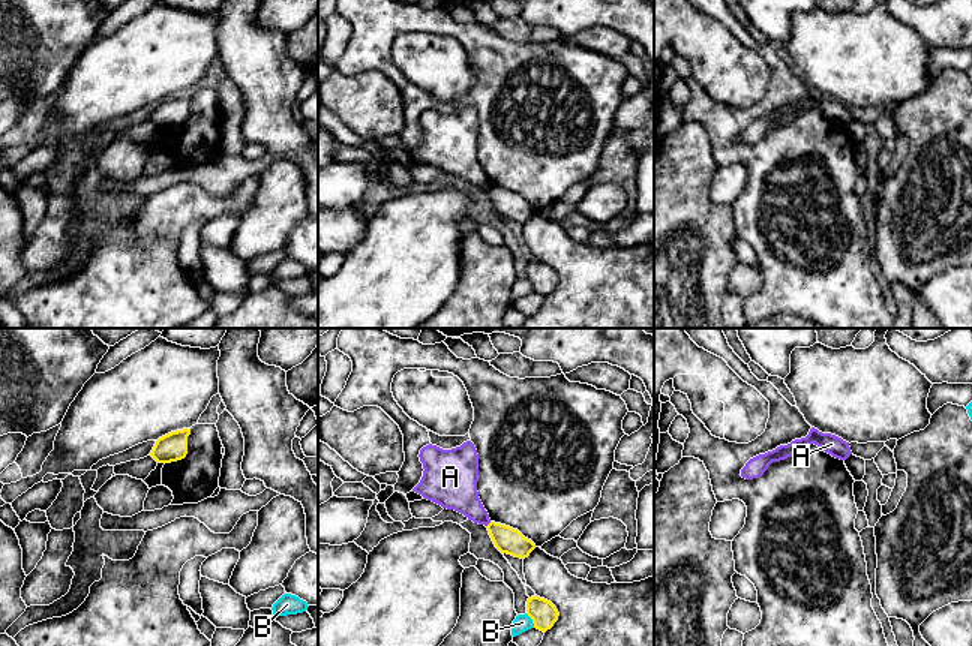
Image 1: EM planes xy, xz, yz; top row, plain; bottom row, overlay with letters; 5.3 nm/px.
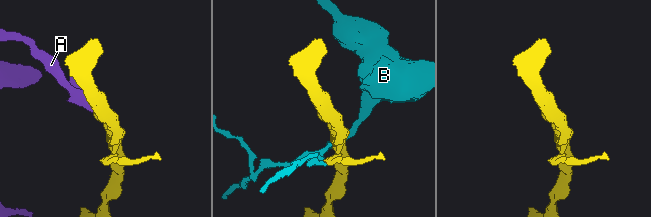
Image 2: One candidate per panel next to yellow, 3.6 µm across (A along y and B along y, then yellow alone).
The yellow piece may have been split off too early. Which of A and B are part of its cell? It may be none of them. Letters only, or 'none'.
none

